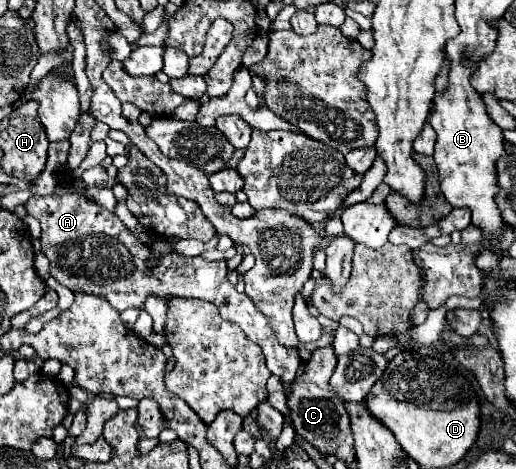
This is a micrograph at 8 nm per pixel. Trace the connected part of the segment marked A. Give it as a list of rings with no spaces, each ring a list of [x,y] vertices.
[[[37,194],[37,198],[29,198],[25,202],[25,210],[41,224],[43,232],[41,250],[51,262],[51,276],[59,280],[63,286],[67,286],[71,292],[101,296],[119,312],[127,308],[141,308],[149,294],[157,294],[161,298],[171,294],[181,298],[199,298],[213,302],[221,310],[221,316],[225,320],[235,322],[247,334],[247,338],[261,346],[267,358],[267,368],[287,384],[285,392],[289,394],[291,382],[299,368],[297,360],[299,352],[297,348],[289,348],[277,342],[271,322],[257,310],[253,300],[247,294],[239,294],[235,286],[227,282],[229,272],[227,260],[207,262],[201,256],[185,258],[175,252],[169,252],[163,258],[159,258],[155,270],[149,272],[145,260],[151,256],[151,248],[141,244],[125,228],[125,224],[117,218],[115,212],[109,212],[107,208],[95,204],[93,200],[81,194],[69,196]]]

